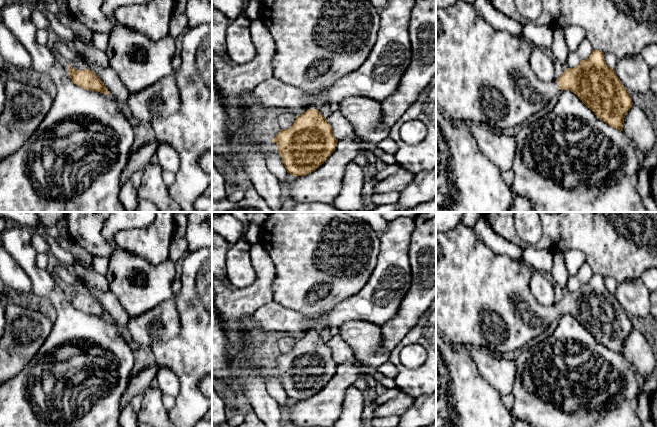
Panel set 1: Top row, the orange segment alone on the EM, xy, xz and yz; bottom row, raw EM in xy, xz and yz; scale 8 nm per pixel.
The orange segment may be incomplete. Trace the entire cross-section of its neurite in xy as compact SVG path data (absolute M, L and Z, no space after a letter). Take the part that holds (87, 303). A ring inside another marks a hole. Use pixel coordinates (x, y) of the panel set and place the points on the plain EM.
M69 288L68 293L72 306L77 310L85 314L96 315L109 319L109 315L107 314L106 310L92 294L76 294L71 292Z

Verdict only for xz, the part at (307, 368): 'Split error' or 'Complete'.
Split error

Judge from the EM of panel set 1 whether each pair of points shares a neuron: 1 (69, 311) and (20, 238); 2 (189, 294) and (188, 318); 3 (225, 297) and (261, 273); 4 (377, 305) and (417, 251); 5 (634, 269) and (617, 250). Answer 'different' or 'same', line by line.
1: same
2: same
3: same
4: different
5: same

